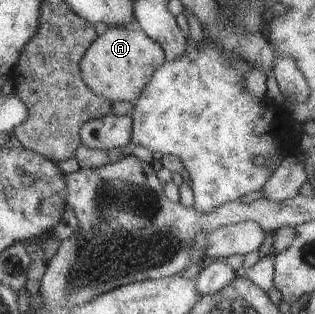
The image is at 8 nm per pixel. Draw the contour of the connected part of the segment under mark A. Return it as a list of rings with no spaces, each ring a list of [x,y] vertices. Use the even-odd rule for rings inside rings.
[[[127,24],[125,27],[112,25],[111,27],[107,26],[105,34],[98,36],[89,46],[89,49],[80,61],[80,68],[84,82],[88,88],[91,88],[92,92],[102,95],[111,102],[127,101],[134,103],[141,97],[142,89],[151,81],[155,70],[165,62],[166,57],[163,48],[147,36],[139,26],[136,24]]]

